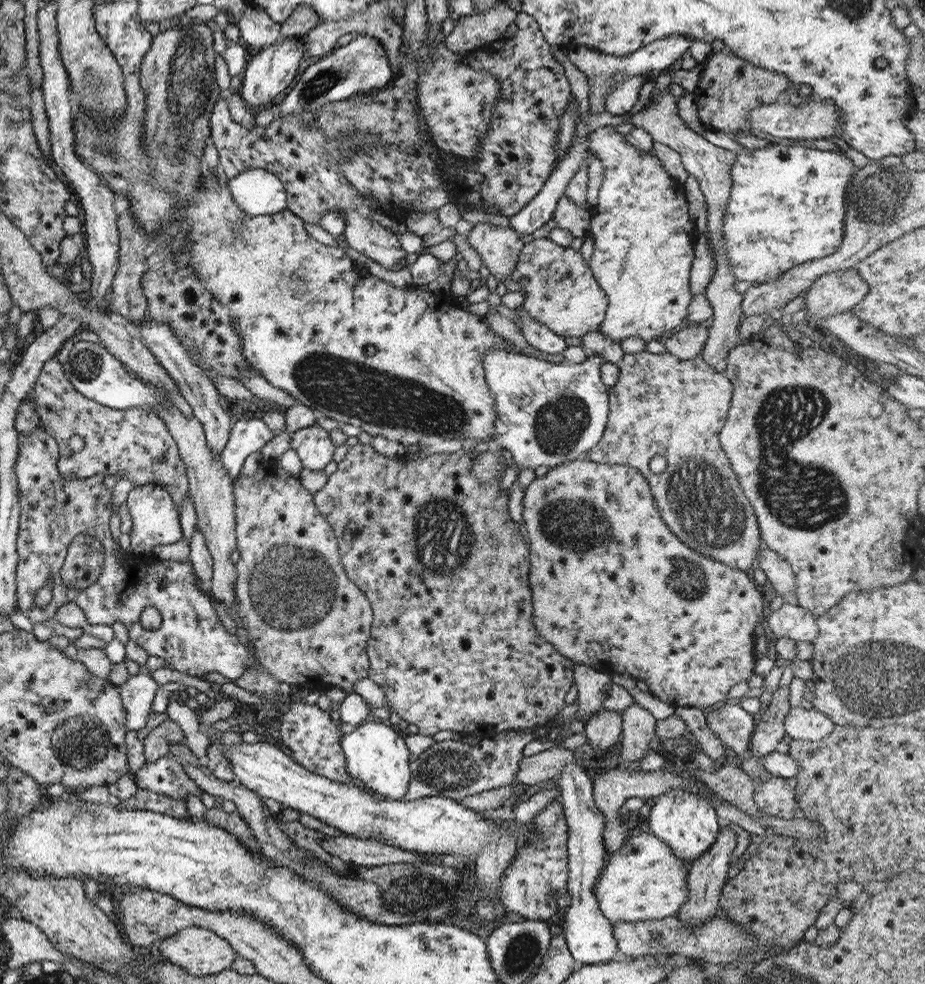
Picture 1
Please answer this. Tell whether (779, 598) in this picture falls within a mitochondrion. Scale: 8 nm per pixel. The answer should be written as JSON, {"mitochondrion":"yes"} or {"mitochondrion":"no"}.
{"mitochondrion":"no"}

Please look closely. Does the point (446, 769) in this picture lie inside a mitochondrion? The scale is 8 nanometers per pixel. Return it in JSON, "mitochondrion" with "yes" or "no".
{"mitochondrion":"yes"}

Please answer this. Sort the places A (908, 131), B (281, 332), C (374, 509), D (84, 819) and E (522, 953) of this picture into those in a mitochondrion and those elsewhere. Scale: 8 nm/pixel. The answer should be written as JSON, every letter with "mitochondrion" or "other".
{"A":"other","B":"other","C":"other","D":"mitochondrion","E":"mitochondrion"}

